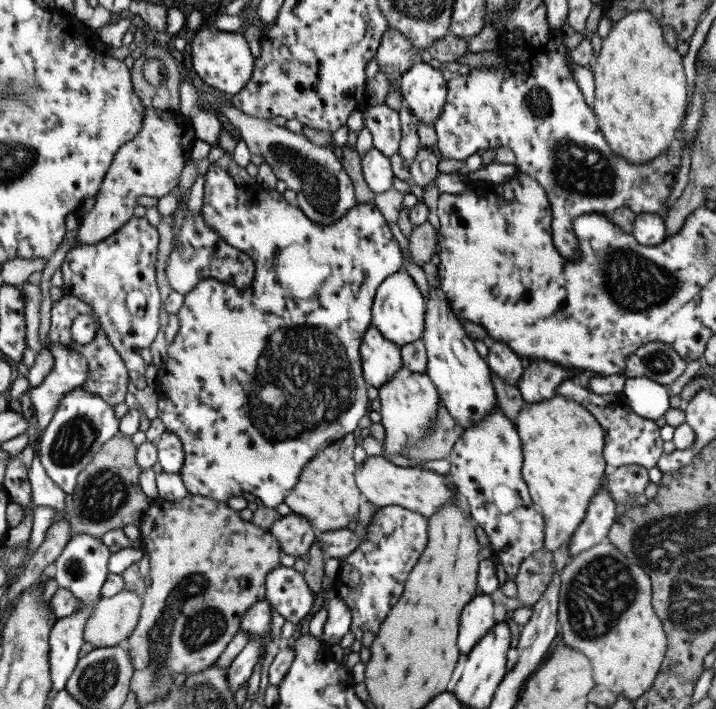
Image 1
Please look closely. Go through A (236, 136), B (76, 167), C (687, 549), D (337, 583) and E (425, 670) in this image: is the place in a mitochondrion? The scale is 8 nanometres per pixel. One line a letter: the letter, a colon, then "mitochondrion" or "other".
A: other
B: other
C: mitochondrion
D: other
E: other

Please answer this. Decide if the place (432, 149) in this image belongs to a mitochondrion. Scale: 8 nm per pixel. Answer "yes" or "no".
no

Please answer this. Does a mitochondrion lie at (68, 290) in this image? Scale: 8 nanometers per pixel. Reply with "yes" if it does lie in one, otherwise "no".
no

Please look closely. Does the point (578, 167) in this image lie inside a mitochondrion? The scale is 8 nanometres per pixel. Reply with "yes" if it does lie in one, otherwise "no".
yes

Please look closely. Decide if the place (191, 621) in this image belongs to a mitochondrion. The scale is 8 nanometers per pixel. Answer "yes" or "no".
yes

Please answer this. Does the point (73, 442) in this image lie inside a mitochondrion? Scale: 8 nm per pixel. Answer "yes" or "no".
yes

